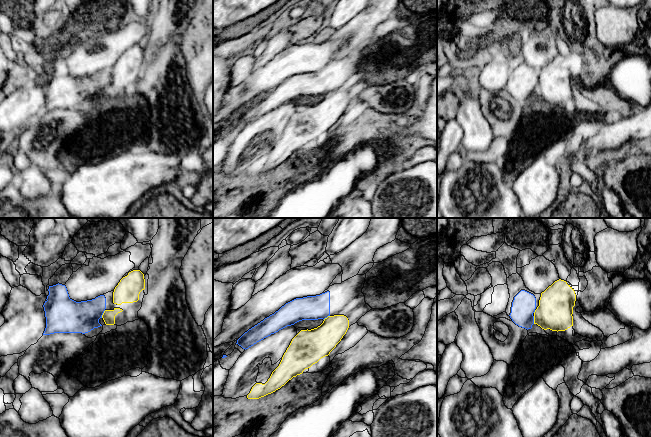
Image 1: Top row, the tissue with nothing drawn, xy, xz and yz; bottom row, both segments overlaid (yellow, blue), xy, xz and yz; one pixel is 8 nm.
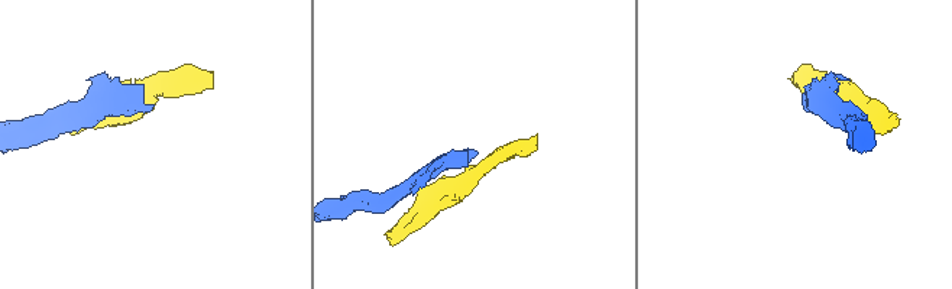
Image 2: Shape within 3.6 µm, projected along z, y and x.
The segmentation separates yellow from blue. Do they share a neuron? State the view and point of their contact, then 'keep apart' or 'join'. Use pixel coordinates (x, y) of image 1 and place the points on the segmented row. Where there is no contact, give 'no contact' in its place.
meets yellow in xy at (103, 314); keep apart

